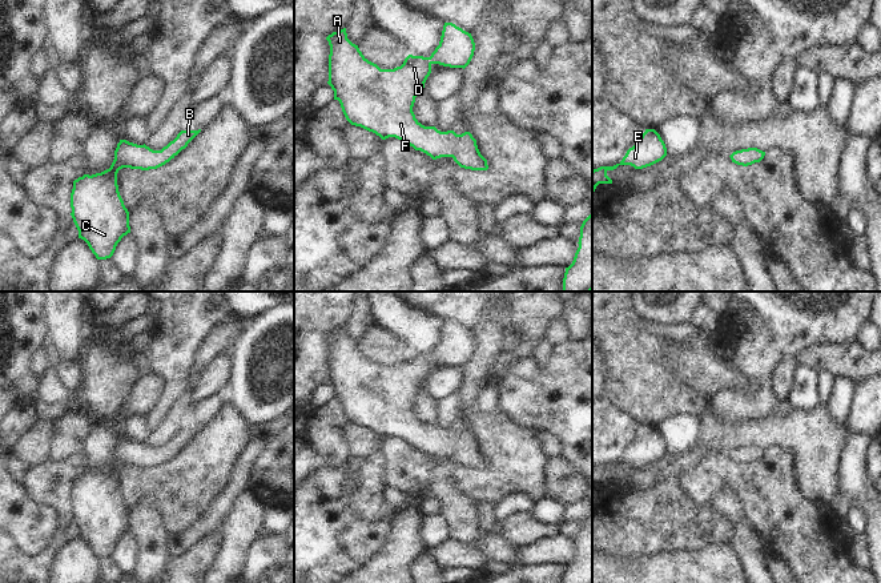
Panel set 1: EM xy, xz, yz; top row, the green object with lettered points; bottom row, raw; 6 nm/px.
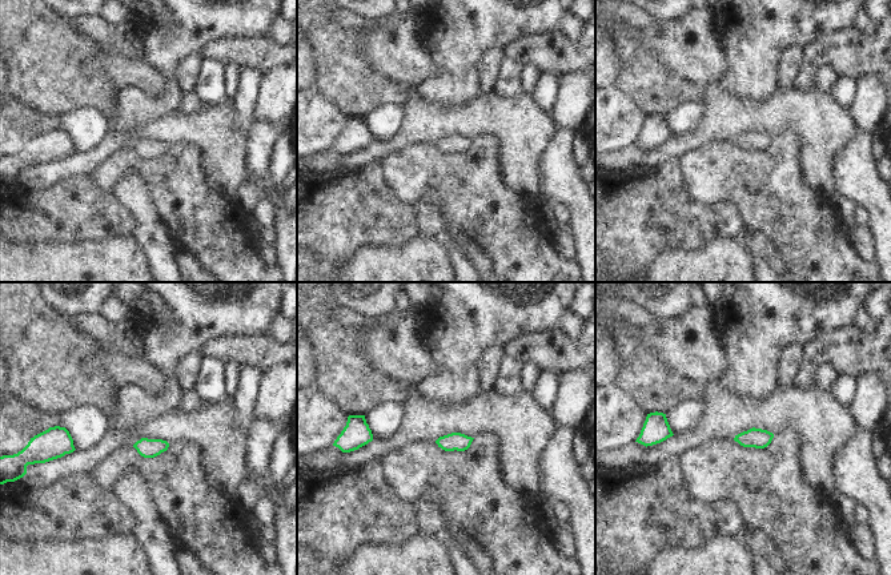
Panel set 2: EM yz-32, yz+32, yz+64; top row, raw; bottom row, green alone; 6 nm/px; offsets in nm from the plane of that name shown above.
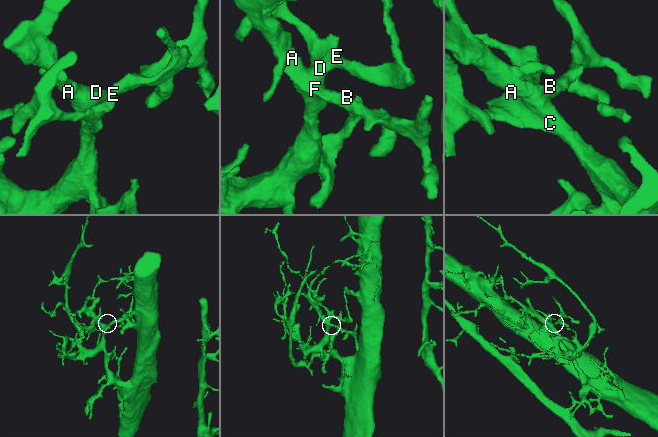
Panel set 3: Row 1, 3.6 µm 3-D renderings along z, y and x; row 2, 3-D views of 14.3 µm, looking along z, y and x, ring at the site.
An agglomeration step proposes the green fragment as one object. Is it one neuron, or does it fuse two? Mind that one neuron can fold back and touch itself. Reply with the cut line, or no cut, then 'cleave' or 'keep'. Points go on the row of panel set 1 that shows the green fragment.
no cut; keep

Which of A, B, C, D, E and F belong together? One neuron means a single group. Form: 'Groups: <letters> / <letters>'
Groups: A B C D E F.

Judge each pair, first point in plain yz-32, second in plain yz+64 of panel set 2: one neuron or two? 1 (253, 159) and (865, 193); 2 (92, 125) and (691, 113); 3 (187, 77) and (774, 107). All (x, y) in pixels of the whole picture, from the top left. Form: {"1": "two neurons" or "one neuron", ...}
{"1": "one neuron", "2": "one neuron", "3": "two neurons"}

